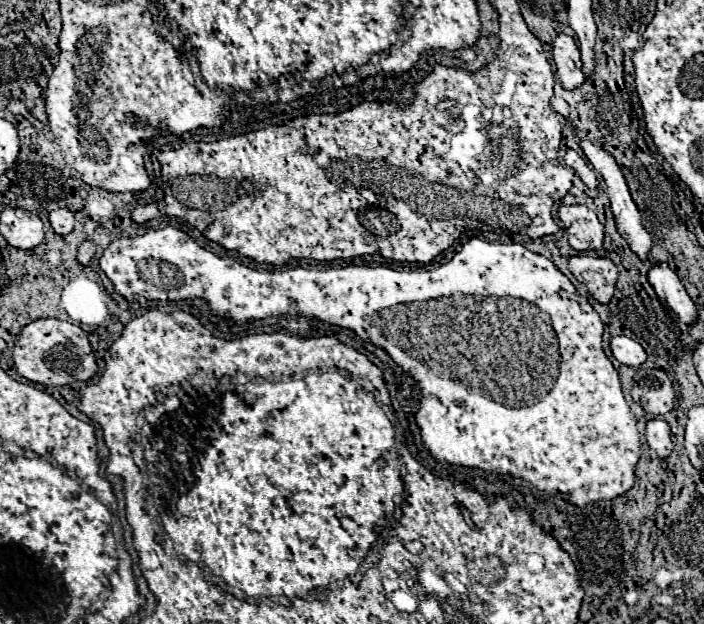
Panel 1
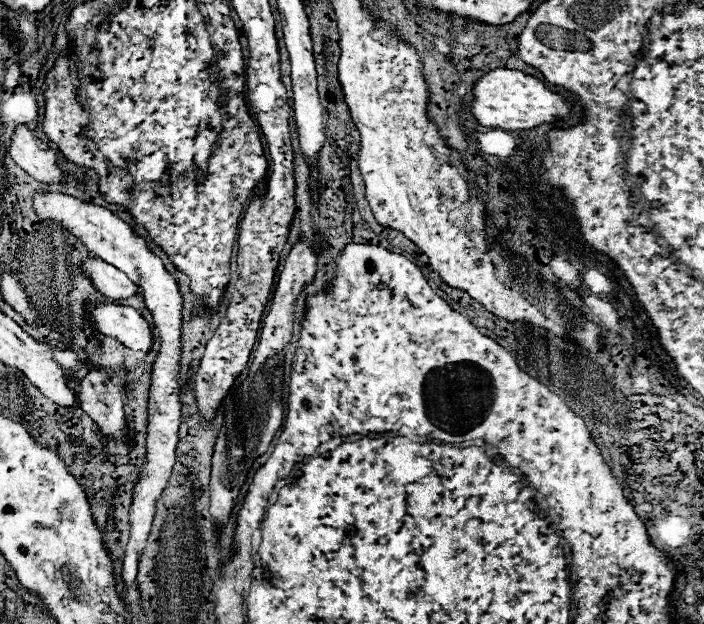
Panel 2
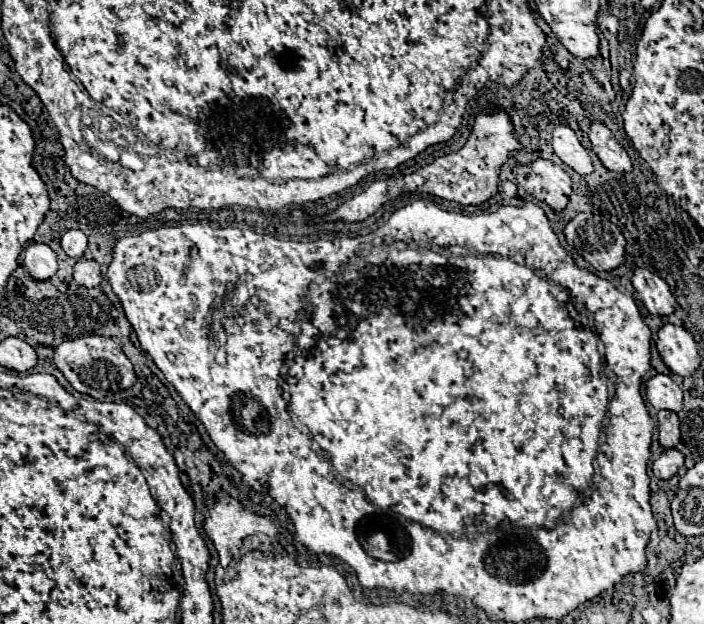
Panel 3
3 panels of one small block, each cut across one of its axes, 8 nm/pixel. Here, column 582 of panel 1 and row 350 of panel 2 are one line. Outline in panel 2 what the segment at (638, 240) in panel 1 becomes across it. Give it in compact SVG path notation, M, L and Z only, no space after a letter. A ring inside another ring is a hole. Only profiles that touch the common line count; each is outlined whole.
M90 304L88 318L94 328L98 328L106 336L120 340L126 348L140 350L146 354L152 350L152 328L136 308L114 304Z

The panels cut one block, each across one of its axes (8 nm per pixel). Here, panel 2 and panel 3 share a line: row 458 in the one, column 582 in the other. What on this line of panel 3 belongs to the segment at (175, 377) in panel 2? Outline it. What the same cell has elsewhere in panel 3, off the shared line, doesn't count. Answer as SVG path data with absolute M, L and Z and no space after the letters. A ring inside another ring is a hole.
M556 126L554 128L552 148L554 148L556 156L566 166L570 166L574 172L578 172L578 174L590 174L592 172L592 160L570 126Z

